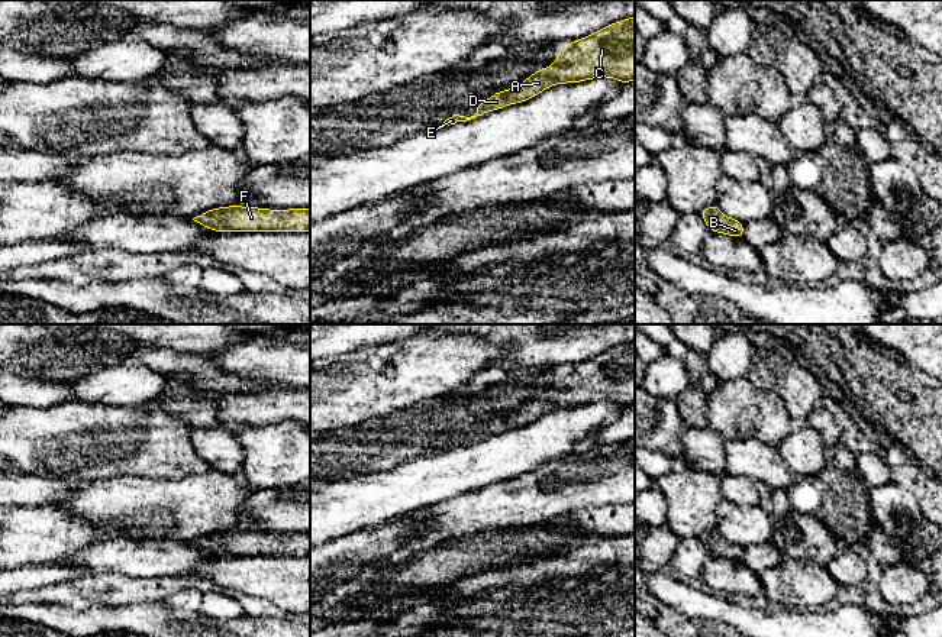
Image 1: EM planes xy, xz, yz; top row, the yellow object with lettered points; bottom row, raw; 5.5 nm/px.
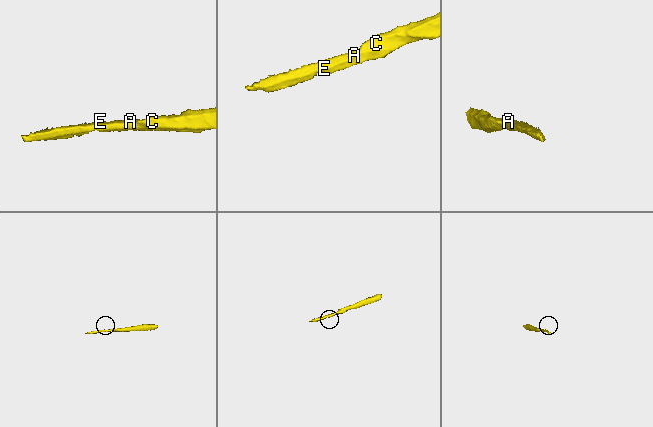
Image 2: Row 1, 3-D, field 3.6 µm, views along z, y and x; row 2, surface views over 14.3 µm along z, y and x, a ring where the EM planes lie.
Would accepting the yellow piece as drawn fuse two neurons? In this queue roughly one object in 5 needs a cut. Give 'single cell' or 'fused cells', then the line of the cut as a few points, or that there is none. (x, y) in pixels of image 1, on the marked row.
single cell; no cut

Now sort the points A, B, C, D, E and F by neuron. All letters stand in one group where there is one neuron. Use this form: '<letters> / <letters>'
A B C D E F

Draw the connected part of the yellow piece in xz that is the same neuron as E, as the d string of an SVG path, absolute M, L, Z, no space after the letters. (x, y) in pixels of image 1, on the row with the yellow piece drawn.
M635 16L562 46L551 67L536 71L514 88L494 93L477 106L474 116L454 114L442 126L467 122L509 104L523 103L555 84L574 84L600 77L614 78L620 83L635 80Z

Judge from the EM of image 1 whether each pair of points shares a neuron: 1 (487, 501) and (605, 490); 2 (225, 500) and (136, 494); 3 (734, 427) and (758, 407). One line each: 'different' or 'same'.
1: same
2: same
3: same

